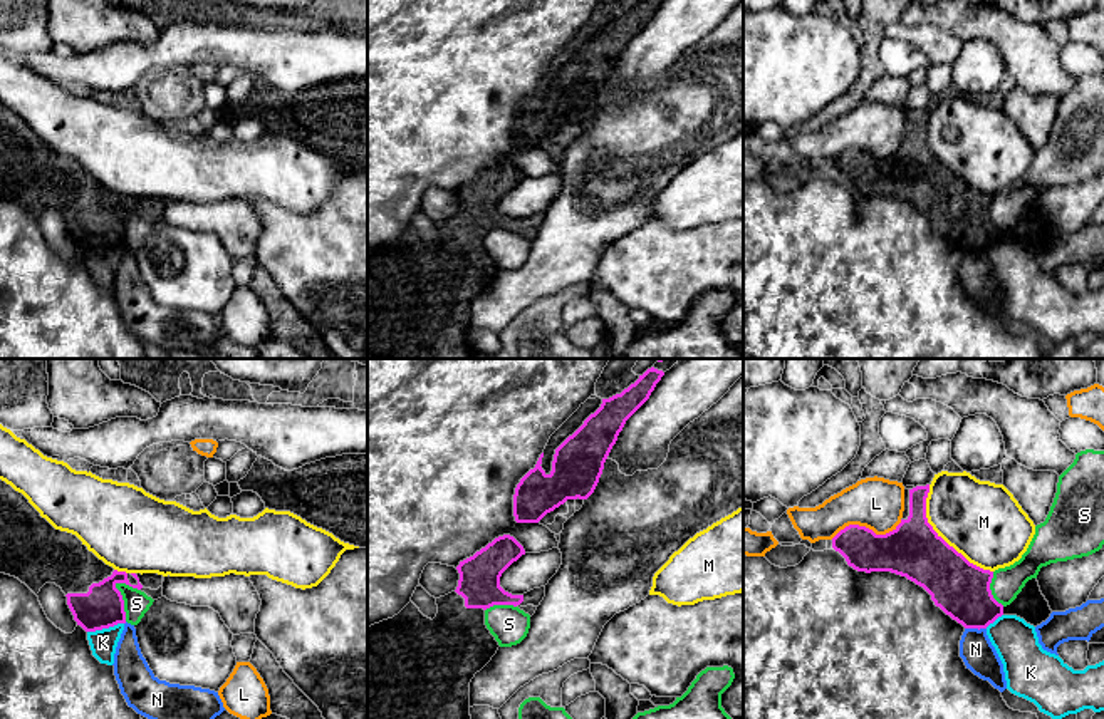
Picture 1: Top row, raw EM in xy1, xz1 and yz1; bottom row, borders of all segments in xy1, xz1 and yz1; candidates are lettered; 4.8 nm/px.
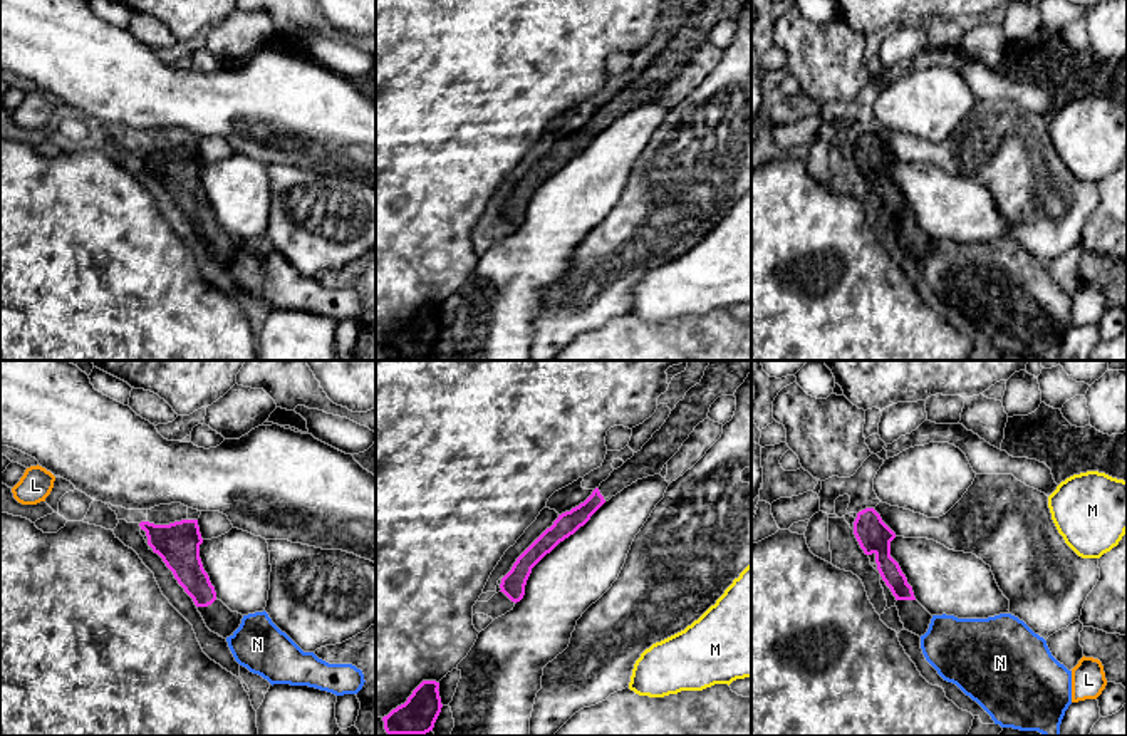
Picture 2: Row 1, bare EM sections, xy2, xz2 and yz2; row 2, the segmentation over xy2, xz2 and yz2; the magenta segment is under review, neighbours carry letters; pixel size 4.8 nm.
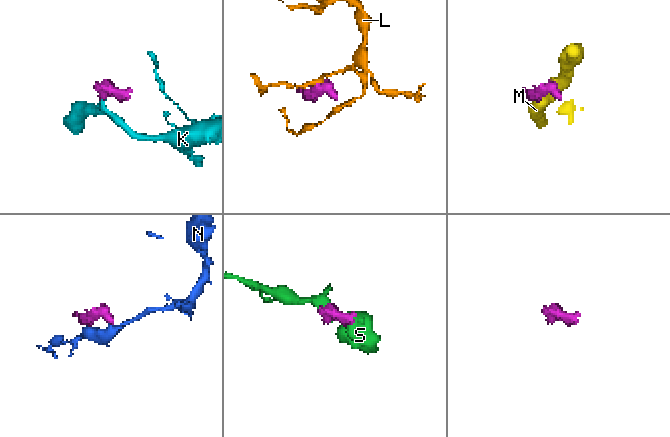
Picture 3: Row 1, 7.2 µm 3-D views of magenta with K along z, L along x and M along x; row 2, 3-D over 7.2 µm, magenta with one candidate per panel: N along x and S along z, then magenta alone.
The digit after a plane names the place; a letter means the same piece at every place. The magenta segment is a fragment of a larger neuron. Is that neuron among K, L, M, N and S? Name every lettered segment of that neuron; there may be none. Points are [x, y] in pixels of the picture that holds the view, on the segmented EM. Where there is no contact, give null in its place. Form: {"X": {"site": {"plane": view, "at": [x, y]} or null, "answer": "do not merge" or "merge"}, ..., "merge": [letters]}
{"K": {"site": {"plane": "xy1", "at": [104, 627]}, "answer": "do not merge"}, "L": {"site": {"plane": "yz1", "at": [866, 528]}, "answer": "do not merge"}, "M": {"site": {"plane": "yz1", "at": [940, 537]}, "answer": "do not merge"}, "N": {"site": {"plane": "yz1", "at": [975, 627]}, "answer": "do not merge"}, "S": {"site": {"plane": "xy1", "at": [123, 602]}, "answer": "do not merge"}, "merge": []}

